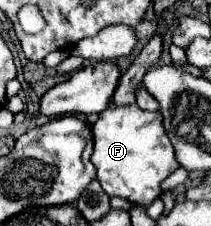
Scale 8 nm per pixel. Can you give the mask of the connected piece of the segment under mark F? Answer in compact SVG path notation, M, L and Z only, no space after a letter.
M110 101L110 105L98 115L98 121L92 125L92 135L94 135L92 163L98 171L98 181L100 181L102 189L110 197L122 197L136 205L150 205L154 199L160 197L160 183L178 169L176 157L174 157L174 147L164 129L162 115L152 113L152 111L142 111L136 103L116 105L114 101Z

